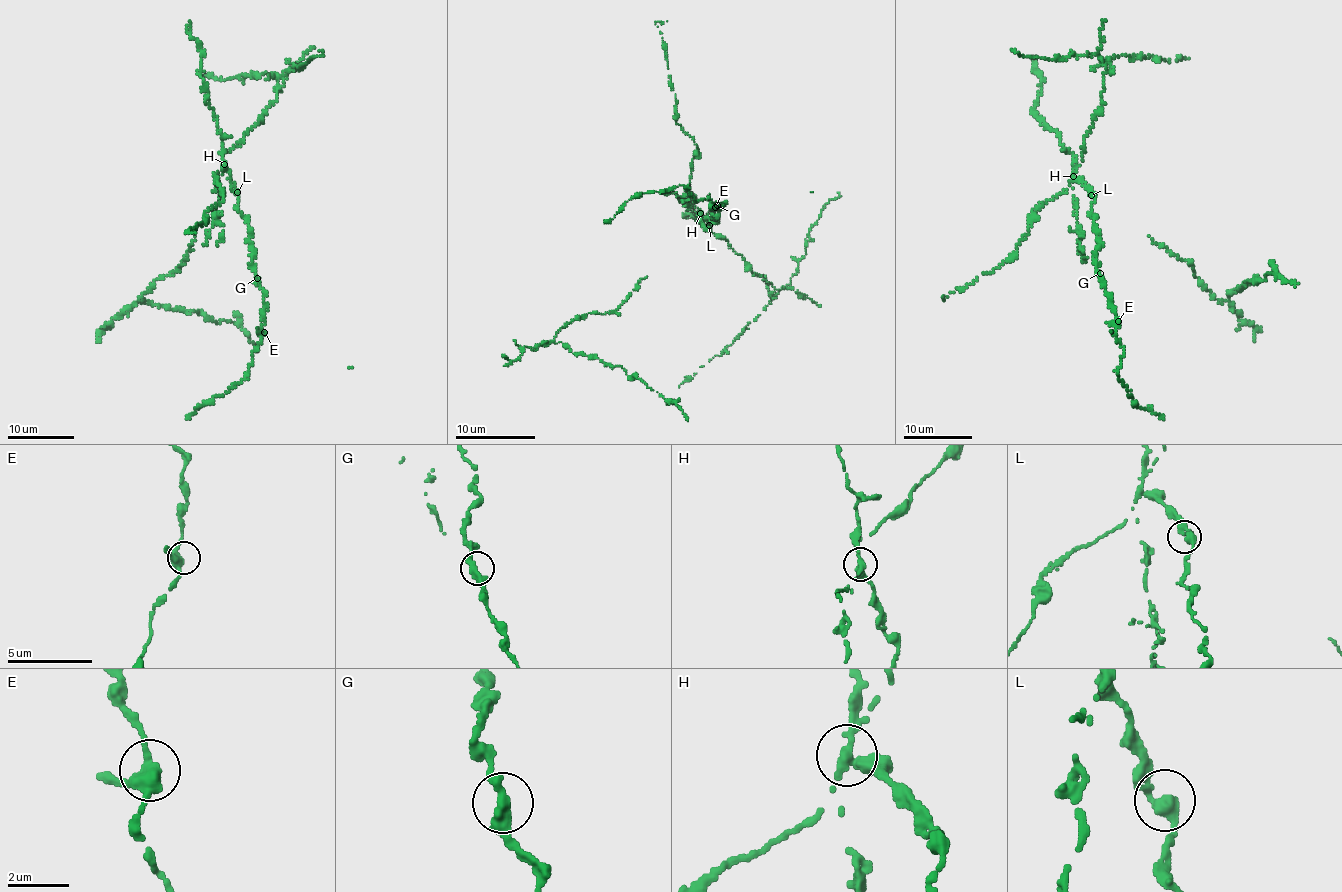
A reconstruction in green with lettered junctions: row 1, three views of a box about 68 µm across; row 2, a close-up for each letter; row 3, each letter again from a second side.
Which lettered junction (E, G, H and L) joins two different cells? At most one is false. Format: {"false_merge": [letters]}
{"false_merge": ["H"]}

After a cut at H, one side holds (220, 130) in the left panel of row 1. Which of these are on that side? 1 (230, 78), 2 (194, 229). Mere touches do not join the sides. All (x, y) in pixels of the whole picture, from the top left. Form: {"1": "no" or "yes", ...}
{"1": "no", "2": "no"}

